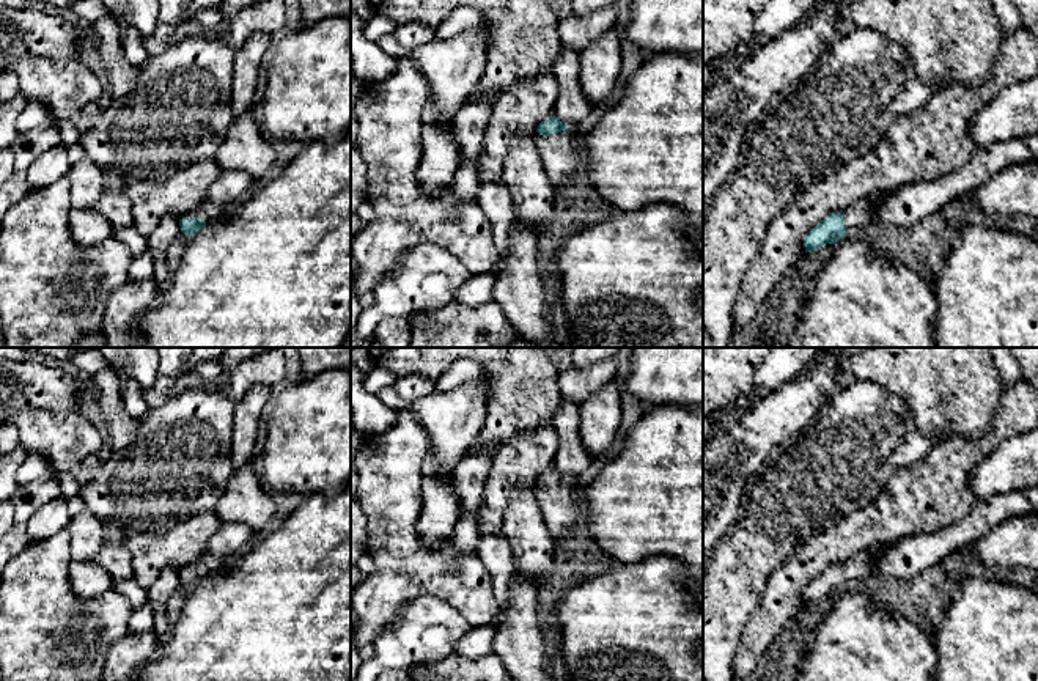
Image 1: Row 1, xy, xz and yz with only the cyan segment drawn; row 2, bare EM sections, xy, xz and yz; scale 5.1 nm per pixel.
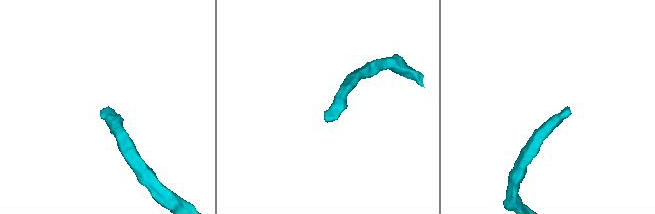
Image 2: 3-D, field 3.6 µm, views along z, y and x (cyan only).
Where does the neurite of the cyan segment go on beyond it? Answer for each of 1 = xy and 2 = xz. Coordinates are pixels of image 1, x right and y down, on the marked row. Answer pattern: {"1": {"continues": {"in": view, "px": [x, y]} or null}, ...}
{"1": {"continues": {"in": "xy", "px": [208, 211]}}, "2": {"continues": {"in": "xz", "px": [560, 153]}}}

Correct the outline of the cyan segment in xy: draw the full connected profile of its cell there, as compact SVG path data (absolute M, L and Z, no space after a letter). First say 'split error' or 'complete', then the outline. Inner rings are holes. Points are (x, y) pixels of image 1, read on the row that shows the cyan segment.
split error | M208 198L193 211L186 212L179 219L179 226L189 237L200 231L206 223L214 223L223 219L230 209L220 208Z

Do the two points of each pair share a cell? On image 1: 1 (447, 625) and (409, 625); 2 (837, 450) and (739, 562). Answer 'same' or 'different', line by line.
1: same
2: same

